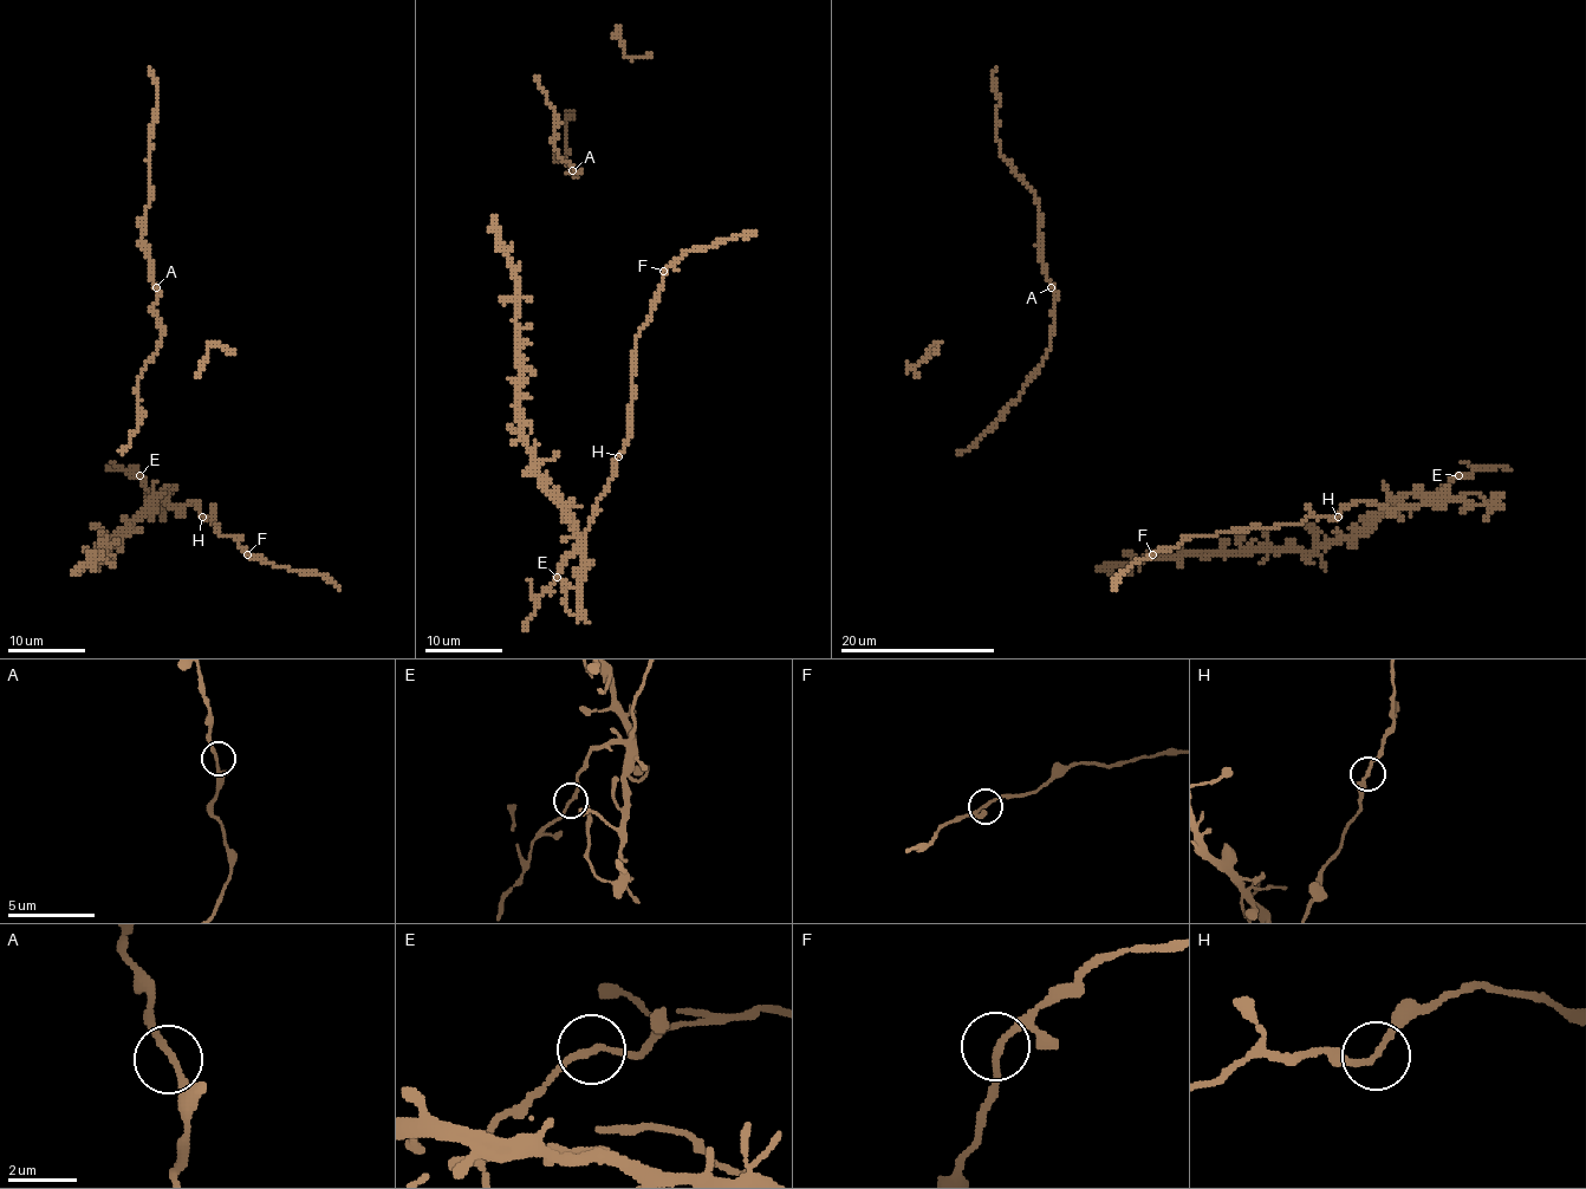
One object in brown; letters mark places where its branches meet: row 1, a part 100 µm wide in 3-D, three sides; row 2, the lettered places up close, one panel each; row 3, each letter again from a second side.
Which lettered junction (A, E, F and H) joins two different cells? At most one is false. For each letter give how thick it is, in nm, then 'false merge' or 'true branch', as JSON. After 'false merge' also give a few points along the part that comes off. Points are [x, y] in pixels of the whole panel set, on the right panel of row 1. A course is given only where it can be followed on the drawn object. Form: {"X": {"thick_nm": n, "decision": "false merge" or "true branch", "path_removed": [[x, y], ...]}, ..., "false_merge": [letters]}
{"A": {"thick_nm": 180, "decision": "true branch"}, "E": {"thick_nm": 170, "decision": "true branch"}, "F": {"thick_nm": 180, "decision": "true branch"}, "H": {"thick_nm": 170, "decision": "true branch"}, "false_merge": []}

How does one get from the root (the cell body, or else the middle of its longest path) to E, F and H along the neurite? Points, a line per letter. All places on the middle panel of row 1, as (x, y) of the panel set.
E: (517, 306), (519, 420), (522, 437), (530, 449), (541, 488), (571, 517), (583, 547), (565, 558), (557, 577)
F: (517, 306), (522, 437), (541, 488), (571, 517), (583, 550), (596, 499), (629, 434), (635, 340), (663, 271)
H: (517, 306), (522, 437), (541, 488), (571, 517), (583, 550), (596, 499), (605, 489), (619, 456)

